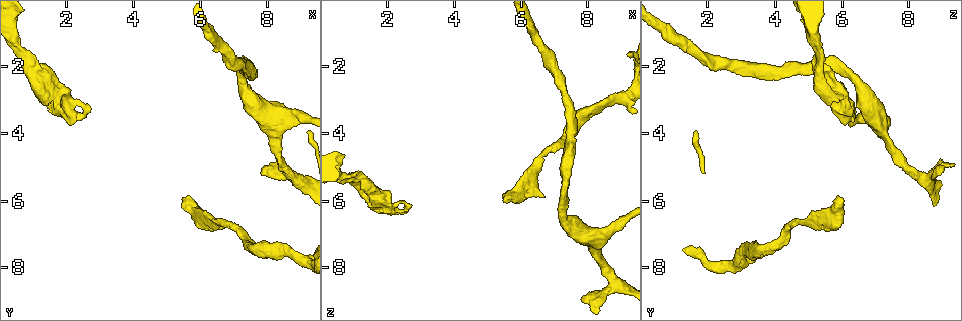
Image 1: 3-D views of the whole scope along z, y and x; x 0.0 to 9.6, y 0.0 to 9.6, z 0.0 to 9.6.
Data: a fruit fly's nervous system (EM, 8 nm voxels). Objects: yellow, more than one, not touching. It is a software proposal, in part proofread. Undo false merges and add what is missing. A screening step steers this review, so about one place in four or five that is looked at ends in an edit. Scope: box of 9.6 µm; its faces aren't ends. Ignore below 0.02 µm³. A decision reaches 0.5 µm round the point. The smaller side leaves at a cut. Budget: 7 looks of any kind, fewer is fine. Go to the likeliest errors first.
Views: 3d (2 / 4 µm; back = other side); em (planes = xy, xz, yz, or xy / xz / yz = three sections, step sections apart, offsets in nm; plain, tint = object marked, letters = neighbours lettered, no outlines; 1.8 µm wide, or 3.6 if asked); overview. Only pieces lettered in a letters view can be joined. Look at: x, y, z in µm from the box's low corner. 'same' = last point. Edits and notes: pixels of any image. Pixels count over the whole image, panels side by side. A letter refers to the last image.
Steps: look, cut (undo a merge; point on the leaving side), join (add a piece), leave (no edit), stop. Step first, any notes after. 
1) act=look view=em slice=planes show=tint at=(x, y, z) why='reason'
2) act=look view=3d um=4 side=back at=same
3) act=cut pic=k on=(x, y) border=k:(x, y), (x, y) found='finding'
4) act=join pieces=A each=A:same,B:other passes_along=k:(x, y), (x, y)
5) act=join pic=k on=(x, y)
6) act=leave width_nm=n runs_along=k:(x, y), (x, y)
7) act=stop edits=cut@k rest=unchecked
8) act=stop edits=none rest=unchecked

act=look view=3d um=2 at=(6.70, 6.85, 5.95)

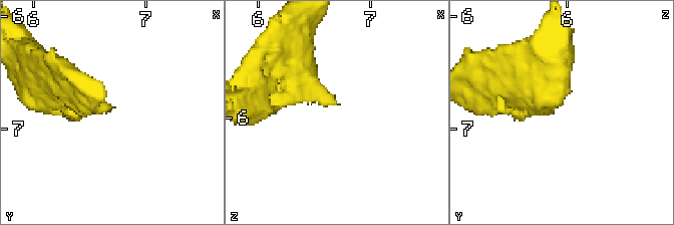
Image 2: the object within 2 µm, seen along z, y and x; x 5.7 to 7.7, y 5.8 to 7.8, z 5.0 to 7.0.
act=look view=em slice=planes show=letters at=(6.70, 6.82, 5.90)

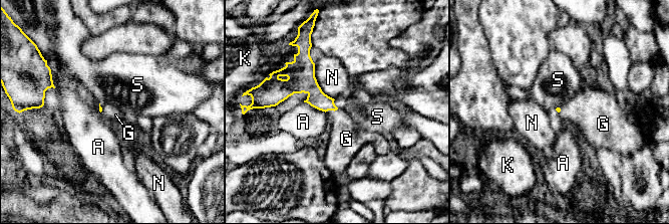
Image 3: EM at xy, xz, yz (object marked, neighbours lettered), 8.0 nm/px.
act=join pieces=G each=A:other,G:same,K:other,N:other,S:other found='it goes on there'

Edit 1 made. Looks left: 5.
act=look view=overview why='redraw'

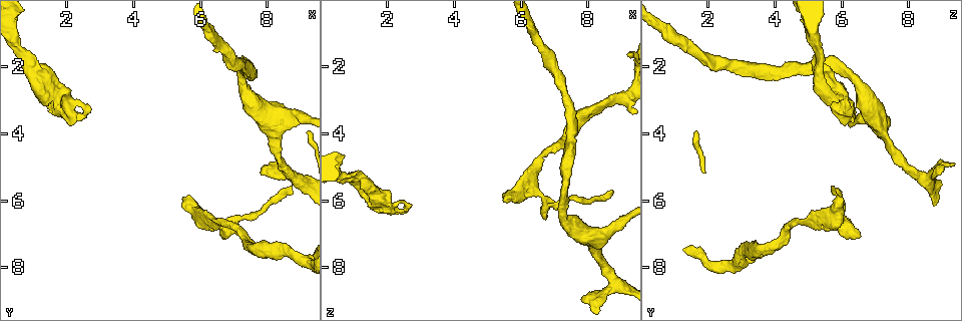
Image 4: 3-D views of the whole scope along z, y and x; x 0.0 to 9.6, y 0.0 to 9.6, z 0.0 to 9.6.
act=look view=3d um=4 at=(2.10, 3.40, 6.25) why='sudden change in width'

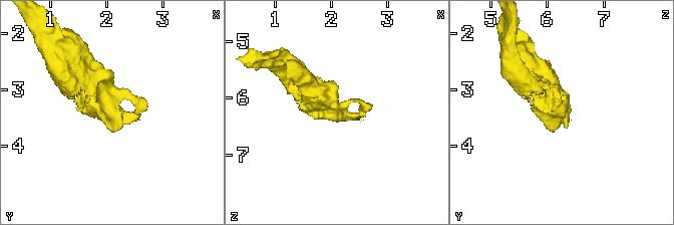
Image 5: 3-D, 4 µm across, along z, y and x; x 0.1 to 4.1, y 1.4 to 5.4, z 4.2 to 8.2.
act=look view=em slice=planes show=letters at=(2.10, 3.35, 6.25) why='now the EM'

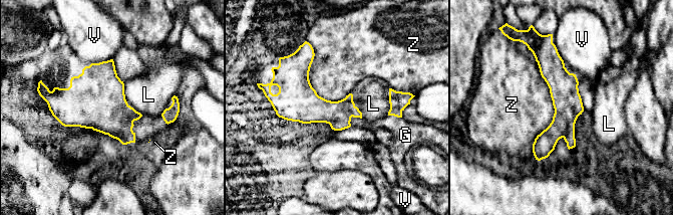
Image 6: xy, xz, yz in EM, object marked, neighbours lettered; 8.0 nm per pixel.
act=join pieces=G each=G:same,L:other,V:other,Z:other found='the neuron continues'

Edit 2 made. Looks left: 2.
act=stop edits=join@3,join@6 rest=unchecked

